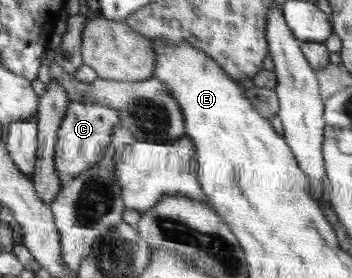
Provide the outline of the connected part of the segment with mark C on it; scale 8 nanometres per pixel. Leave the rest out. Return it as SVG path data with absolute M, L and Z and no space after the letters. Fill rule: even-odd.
M71 100L58 130L55 149L55 172L76 177L80 172L93 166L100 158L109 154L115 144L112 142L112 130L120 124L116 110L100 102Z

